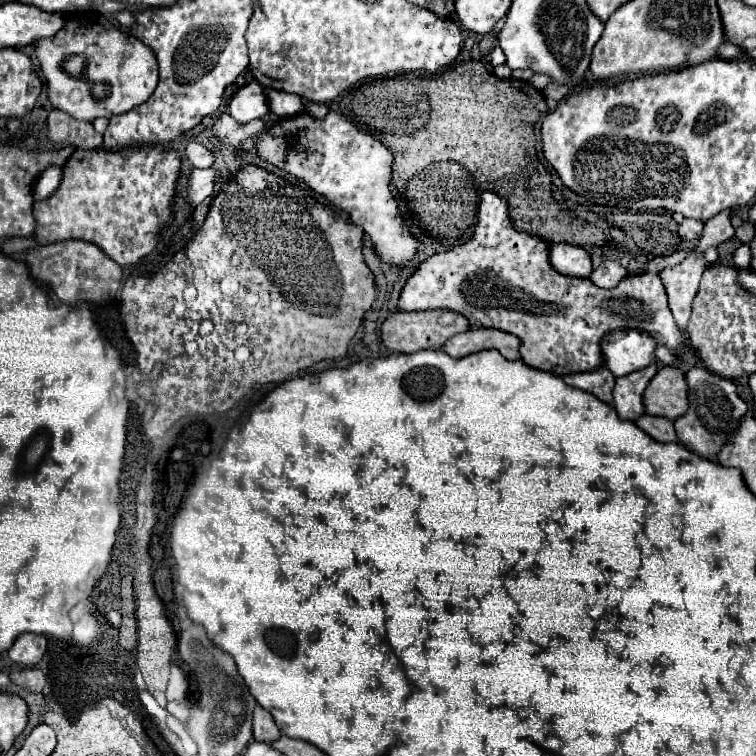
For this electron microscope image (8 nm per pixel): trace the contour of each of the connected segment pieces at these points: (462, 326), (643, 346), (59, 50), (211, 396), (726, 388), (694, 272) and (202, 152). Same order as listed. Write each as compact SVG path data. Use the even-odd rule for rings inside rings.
M427 310L427 312L395 312L381 326L381 340L393 352L419 352L419 350L439 350L443 342L459 332L471 330L469 320L451 310Z
M631 328L617 340L603 342L605 366L615 376L627 376L635 370L643 370L651 364L657 364L655 348L657 342L651 334Z
M71 16L65 20L65 26L51 38L43 38L35 42L35 54L43 76L47 80L47 96L53 108L67 112L77 120L95 120L99 116L111 118L117 114L125 114L135 106L143 104L155 90L159 80L157 60L151 48L147 48L141 40L131 34L121 32L111 20L105 16L97 16L93 20L81 20L81 16Z
M227 112L221 114L215 120L213 136L219 140L219 144L223 144L225 148L231 148L235 160L239 162L239 172L221 184L221 190L213 198L201 230L191 238L191 242L181 252L176 252L169 262L157 274L153 274L151 278L131 276L123 284L121 300L125 304L123 306L125 324L127 324L127 330L129 330L129 338L135 346L135 350L137 350L137 362L141 366L141 372L153 372L159 366L159 376L155 380L147 380L145 384L137 386L137 394L155 406L155 414L153 414L153 418L151 418L151 422L145 430L145 434L151 436L151 438L165 436L165 432L183 416L189 416L189 414L223 414L223 412L239 406L241 402L249 400L259 390L259 386L263 386L263 384L285 382L285 380L297 376L297 372L303 372L303 370L311 368L313 364L321 362L321 360L341 356L347 350L355 332L359 330L365 312L371 308L373 300L375 300L373 272L369 270L369 266L363 260L363 248L361 248L363 228L355 226L349 218L341 218L339 214L335 214L335 210L331 206L319 204L307 190L301 190L299 186L287 182L285 178L277 176L275 172L267 172L263 168L247 164L247 156L243 154L239 144L243 140L253 138L253 136L261 136L263 132L267 132L267 126L269 124L265 120L255 120L255 122L249 122L247 126L239 128ZM203 320L209 320L213 324L213 330L209 334L199 332L199 326L201 326Z
M703 366L689 368L687 384L689 384L689 410L679 420L675 420L675 430L677 430L679 442L685 448L689 448L691 452L695 452L707 460L717 460L719 452L731 440L731 436L737 432L737 428L749 408L737 396L735 384L731 380L725 380L725 378L709 372Z
M691 254L681 264L659 272L665 284L667 296L669 296L671 312L681 330L687 328L689 314L691 314L691 302L697 294L697 286L699 286L699 280L705 268L707 264L703 260L703 254Z
M189 142L187 144L187 148L185 148L185 154L187 154L187 158L189 158L189 162L195 166L195 168L209 168L211 164L213 164L213 154L205 148L205 146L201 146L201 144L197 144L197 142Z

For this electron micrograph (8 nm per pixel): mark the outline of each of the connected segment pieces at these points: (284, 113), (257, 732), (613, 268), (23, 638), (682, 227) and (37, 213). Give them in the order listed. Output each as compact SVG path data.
M267 90L267 100L269 100L269 110L271 114L283 118L291 118L295 114L301 114L303 102L299 96L295 94L287 94L287 92L279 92L279 90Z
M257 706L253 712L253 736L257 742L269 742L269 744L279 740L279 736L281 736L279 728L275 726L273 716L267 710L263 710L261 706Z
M607 260L593 270L589 280L599 284L601 288L615 288L625 276L627 276L627 270L621 264L617 264L615 260Z
M21 634L9 650L9 658L23 666L37 666L47 650L45 636L37 634Z
M685 218L681 224L679 224L679 236L683 240L697 240L703 232L705 224L701 224L699 220L693 220L693 218Z
M125 148L123 152L75 150L63 166L61 186L53 196L33 204L35 232L39 244L57 240L87 240L109 252L121 266L133 264L155 248L159 228L169 220L169 204L175 192L181 158L173 150Z

